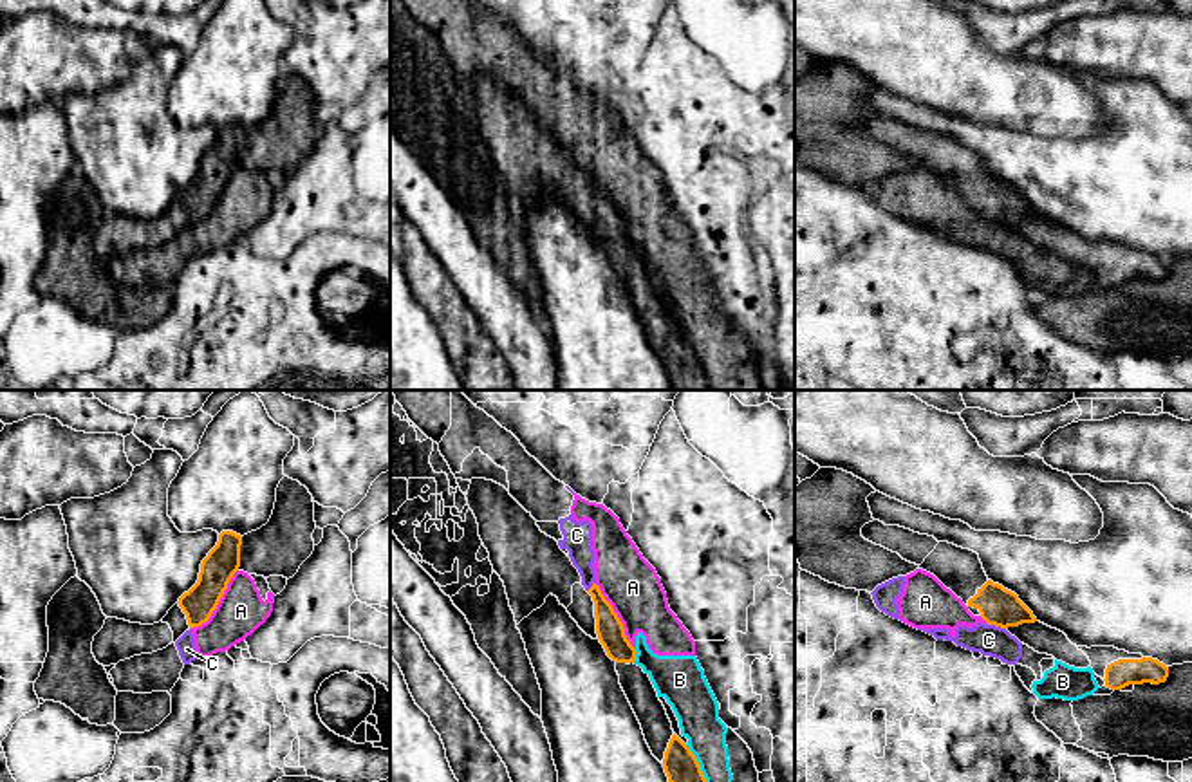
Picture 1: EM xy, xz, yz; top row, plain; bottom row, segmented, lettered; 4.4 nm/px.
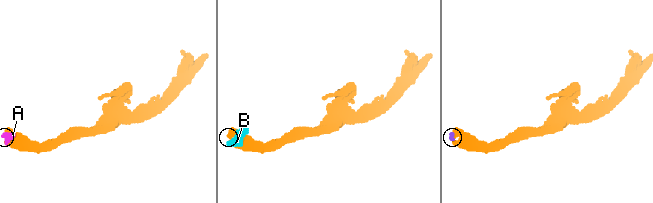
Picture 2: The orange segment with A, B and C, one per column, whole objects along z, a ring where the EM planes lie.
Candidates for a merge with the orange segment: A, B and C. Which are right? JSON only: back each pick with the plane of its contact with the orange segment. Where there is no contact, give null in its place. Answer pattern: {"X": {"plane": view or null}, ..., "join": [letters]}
{"join": []}

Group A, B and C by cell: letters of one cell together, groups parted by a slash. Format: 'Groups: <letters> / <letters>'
Groups: A B C

